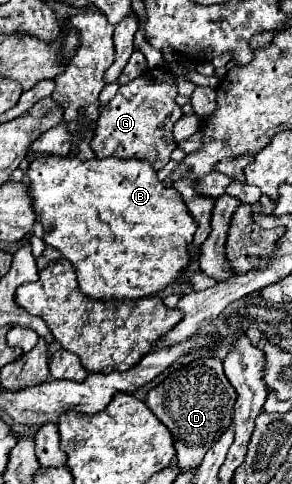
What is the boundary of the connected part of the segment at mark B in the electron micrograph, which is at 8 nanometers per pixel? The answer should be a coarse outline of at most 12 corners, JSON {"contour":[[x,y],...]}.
{"contour":[[31,162],[43,240],[103,302],[189,266],[197,224],[149,162]]}

